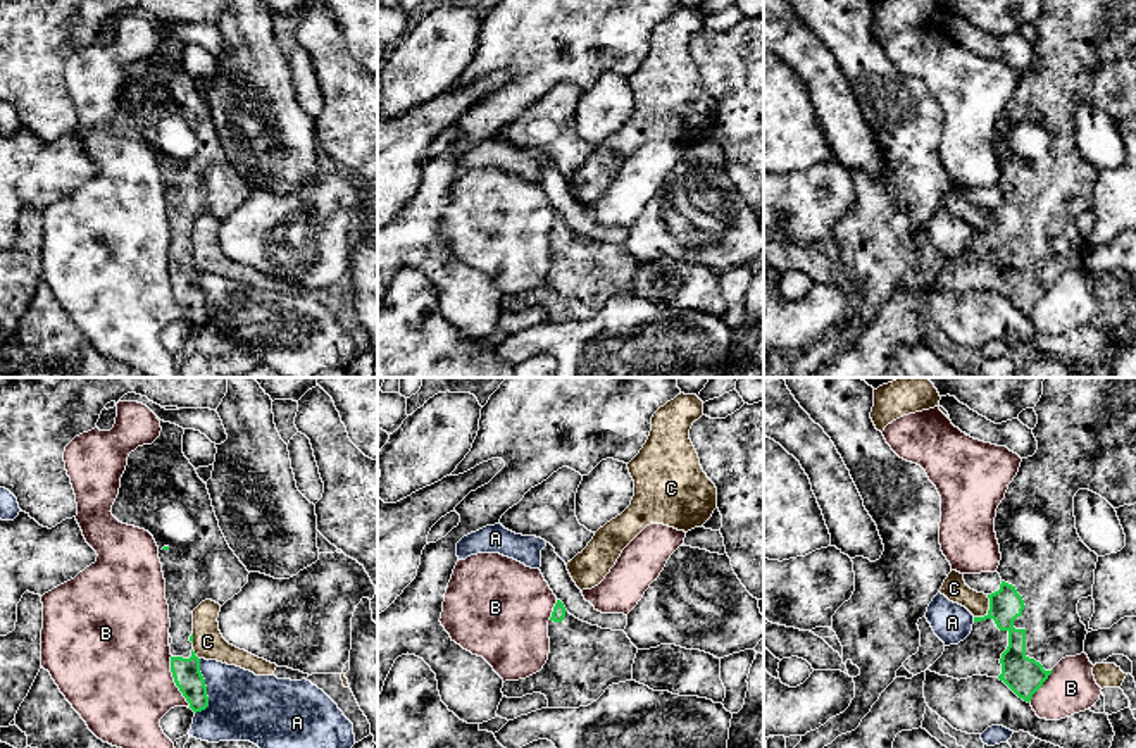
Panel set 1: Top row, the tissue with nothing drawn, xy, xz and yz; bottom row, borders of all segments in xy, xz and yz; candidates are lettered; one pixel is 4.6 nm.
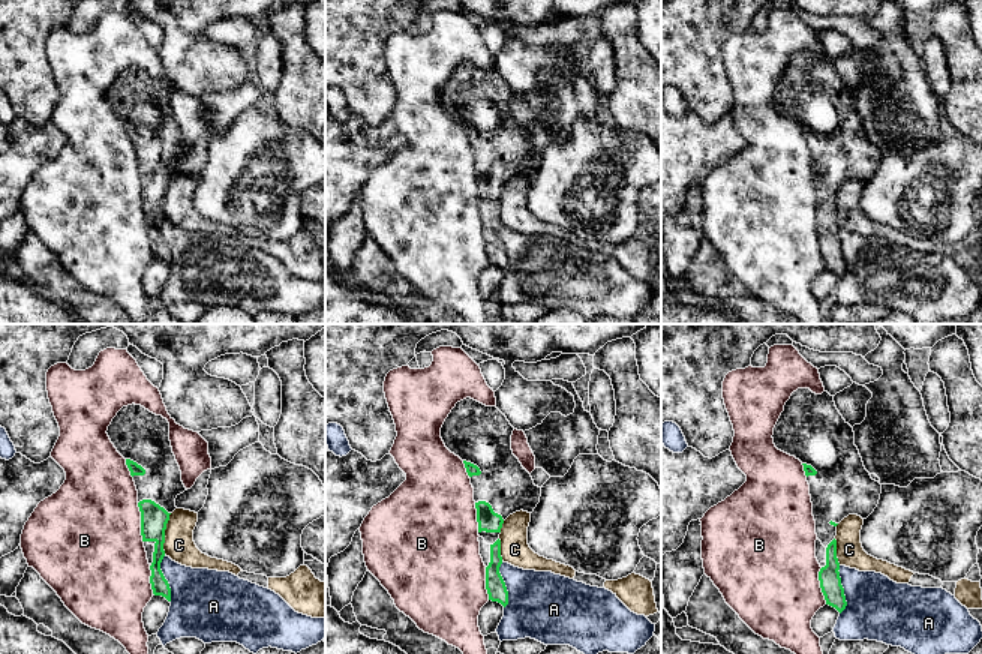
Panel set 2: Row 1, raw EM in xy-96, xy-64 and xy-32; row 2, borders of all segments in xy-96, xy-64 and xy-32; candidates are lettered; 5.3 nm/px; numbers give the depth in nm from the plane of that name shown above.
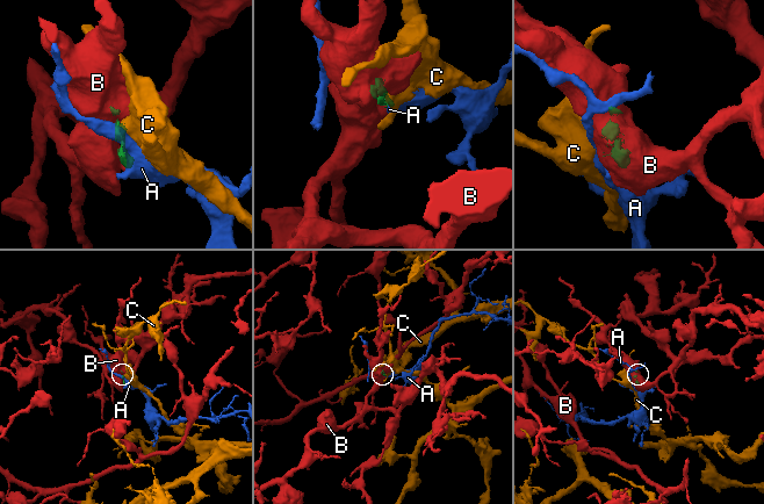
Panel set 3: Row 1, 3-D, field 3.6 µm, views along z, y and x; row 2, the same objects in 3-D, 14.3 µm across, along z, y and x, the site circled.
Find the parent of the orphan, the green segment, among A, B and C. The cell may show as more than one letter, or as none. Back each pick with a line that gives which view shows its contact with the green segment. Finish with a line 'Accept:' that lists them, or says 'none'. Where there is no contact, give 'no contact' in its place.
Accept: none

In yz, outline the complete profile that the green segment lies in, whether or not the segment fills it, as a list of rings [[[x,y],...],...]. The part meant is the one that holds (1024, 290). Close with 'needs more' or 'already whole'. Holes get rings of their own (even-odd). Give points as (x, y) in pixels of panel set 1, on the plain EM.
[[[1043,0],[1034,26],[1038,38],[1033,48],[1038,64],[1022,72],[995,131],[1002,167],[996,183],[1002,191],[1000,203],[988,209],[989,224],[984,231],[974,231],[971,248],[958,259],[945,260],[943,269],[927,283],[958,295],[972,290],[998,291],[1027,317],[1062,272],[1084,267],[1088,245],[1077,228],[1077,217],[1093,210],[1098,169],[1077,148],[1076,107],[1089,103],[1114,122],[1136,117],[1136,0]]]; needs more

